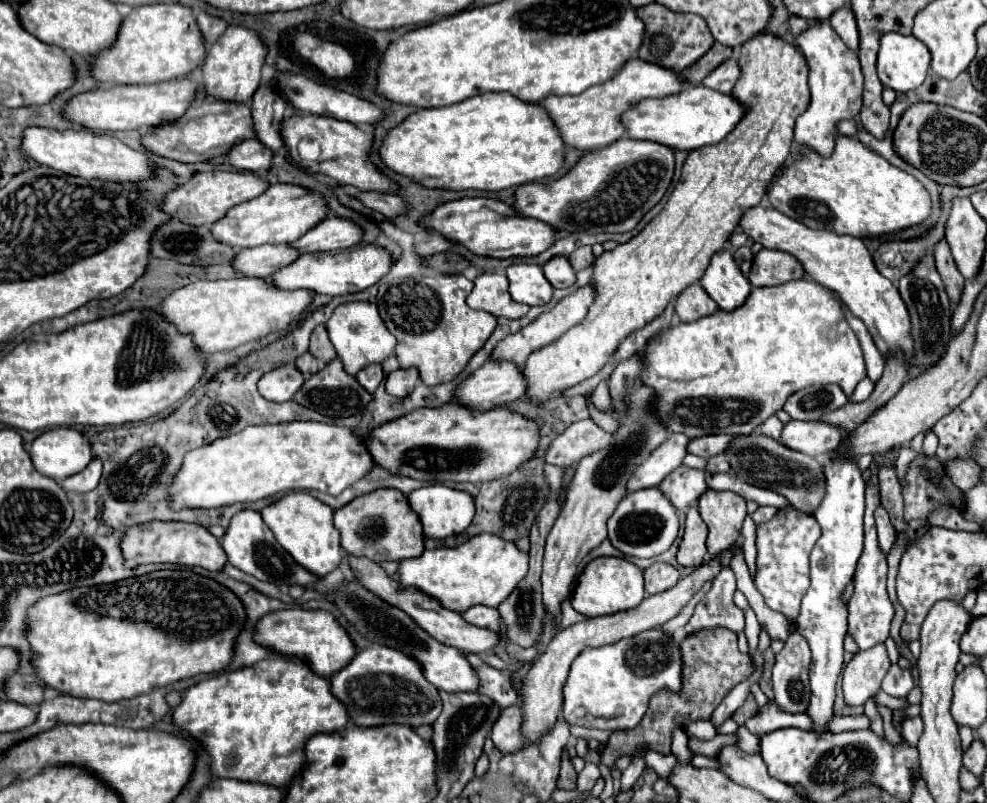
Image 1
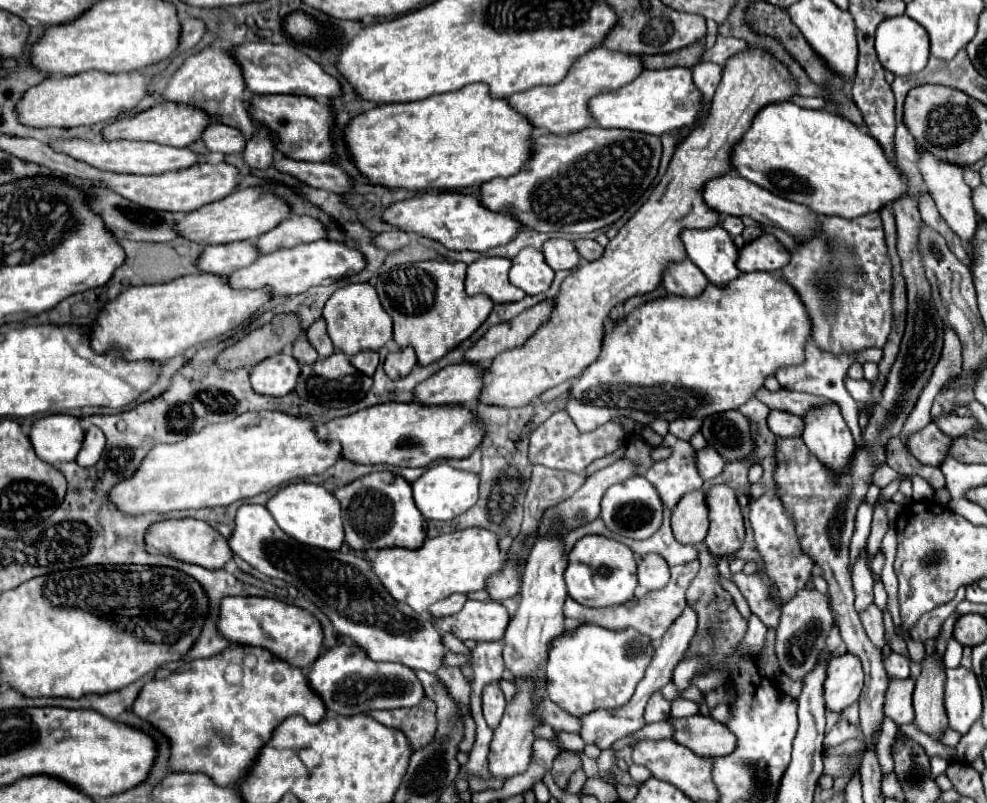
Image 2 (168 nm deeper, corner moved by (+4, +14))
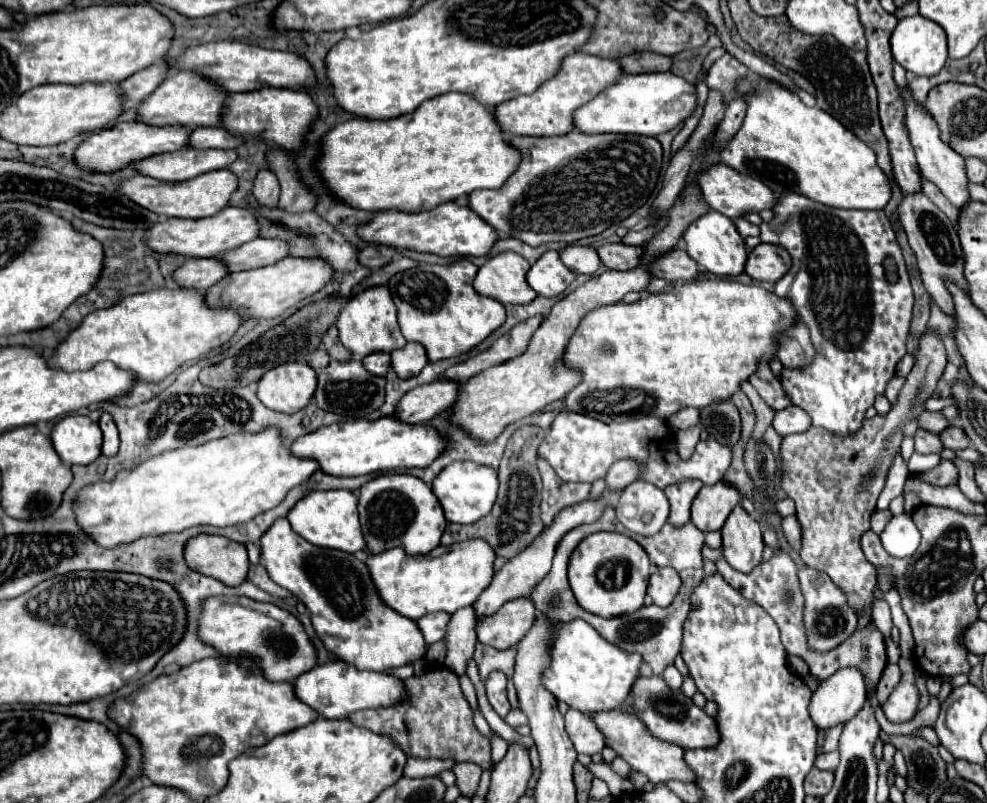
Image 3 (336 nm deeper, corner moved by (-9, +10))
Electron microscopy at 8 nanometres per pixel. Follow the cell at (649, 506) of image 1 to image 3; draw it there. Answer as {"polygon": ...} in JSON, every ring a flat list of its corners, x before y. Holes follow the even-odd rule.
{"polygon":[[638,480,626,486,616,504,618,522,634,534,658,534,668,522,668,498,650,482]]}

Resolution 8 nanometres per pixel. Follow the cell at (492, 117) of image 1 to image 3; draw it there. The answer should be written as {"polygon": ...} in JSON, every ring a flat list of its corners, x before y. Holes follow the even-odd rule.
{"polygon":[[448,92,422,102,412,114,402,114,392,120,354,118,336,124,322,140,318,170,326,186,354,208,420,212,432,210,438,204,456,200,478,188,504,186,506,178,518,168,518,158,522,158,522,154,506,140,492,108,480,104,472,94]]}

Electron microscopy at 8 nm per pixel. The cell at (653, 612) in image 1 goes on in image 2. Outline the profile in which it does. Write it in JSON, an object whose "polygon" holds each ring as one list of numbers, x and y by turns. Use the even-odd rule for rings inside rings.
{"polygon":[[517,684,517,696,507,704,501,724,493,730,491,740,491,752,489,752,489,772,495,778,511,778,517,774,523,774,529,768,531,762,531,746,533,746,533,728,537,726,537,720,531,716,535,704,529,698,529,684]]}

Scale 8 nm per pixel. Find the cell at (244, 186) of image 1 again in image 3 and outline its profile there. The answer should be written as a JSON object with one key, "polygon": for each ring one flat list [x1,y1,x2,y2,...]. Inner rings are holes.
{"polygon":[[228,168,212,170,212,172,196,176,194,180,176,182,176,184,160,182,160,180,138,174,132,178,124,178,116,186,116,190,120,194,126,194,132,202,138,202,146,210,152,210,162,216,182,216,182,218,206,218,206,216,220,212,228,204,232,192,236,188,238,188,238,178],[188,214,204,214,204,216,188,216]]}

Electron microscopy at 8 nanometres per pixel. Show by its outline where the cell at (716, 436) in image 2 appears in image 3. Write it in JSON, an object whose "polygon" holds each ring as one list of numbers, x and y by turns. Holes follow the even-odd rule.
{"polygon":[[730,400,706,406,700,412,700,422,704,424,708,434,716,442,720,442,724,446,738,444,740,432,742,432,742,422,740,422,738,408]]}

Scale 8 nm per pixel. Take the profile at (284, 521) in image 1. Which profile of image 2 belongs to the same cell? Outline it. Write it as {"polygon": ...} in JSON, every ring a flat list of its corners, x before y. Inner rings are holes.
{"polygon":[[297,482,281,488,269,502,267,510,273,514,279,528,301,544,311,544,325,550,339,550,343,544,343,524,339,500,319,484]]}

